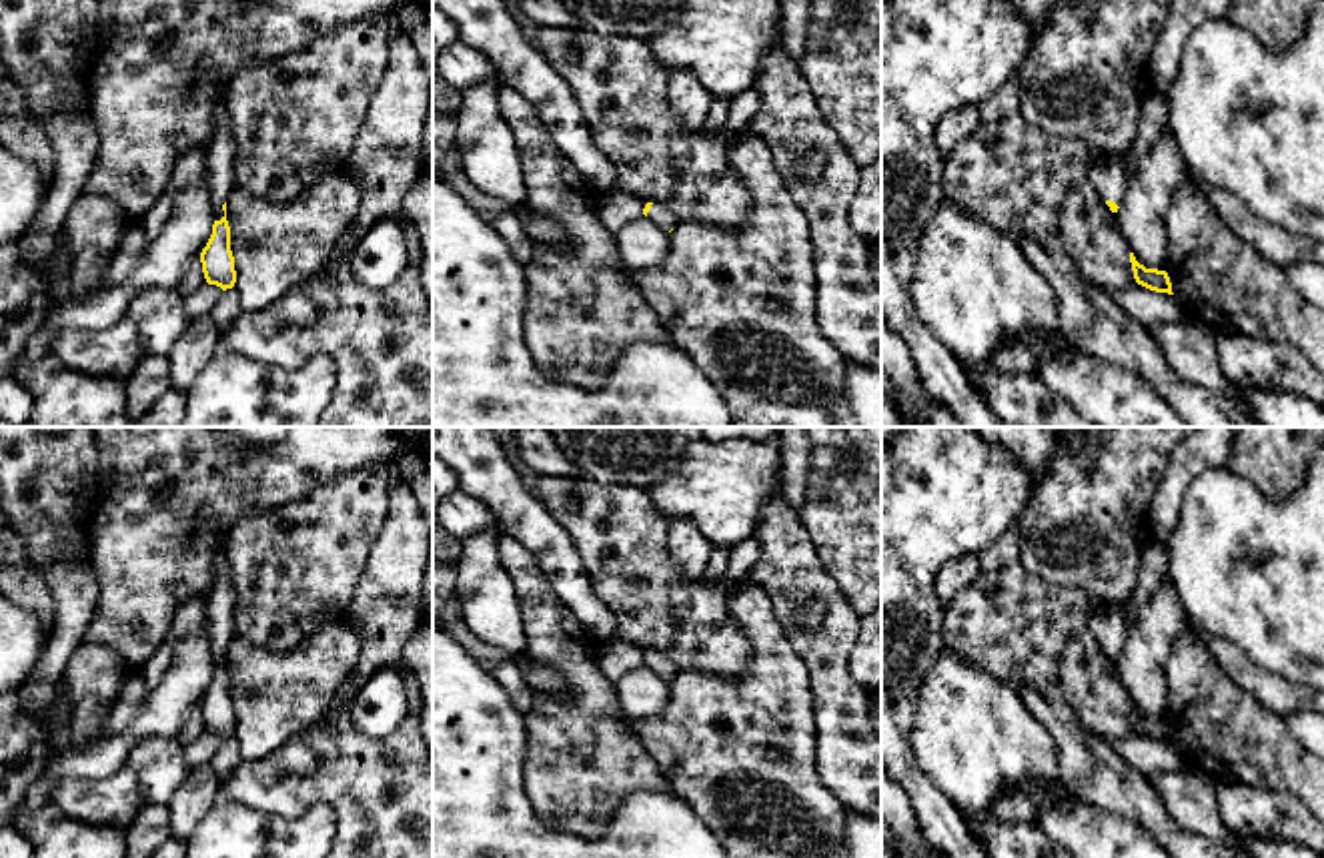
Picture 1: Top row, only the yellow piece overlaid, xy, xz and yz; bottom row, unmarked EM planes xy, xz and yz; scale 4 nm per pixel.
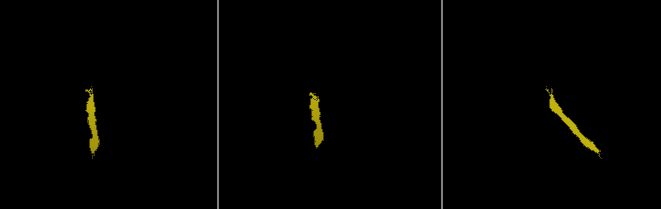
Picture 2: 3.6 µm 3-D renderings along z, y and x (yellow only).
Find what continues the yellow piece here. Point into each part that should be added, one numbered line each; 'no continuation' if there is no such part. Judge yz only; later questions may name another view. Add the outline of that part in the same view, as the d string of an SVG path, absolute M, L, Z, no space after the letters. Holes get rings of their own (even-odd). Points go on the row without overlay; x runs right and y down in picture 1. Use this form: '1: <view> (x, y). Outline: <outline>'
1: yz (1110, 626). Outline: M1126 603L1096 607L1090 627L1104 650L1122 656L1130 631Z

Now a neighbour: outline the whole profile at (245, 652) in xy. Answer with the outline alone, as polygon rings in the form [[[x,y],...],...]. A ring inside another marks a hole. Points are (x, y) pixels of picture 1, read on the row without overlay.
[[[345,619],[326,621],[286,654],[234,635],[226,670],[240,760],[266,758],[324,718],[359,656],[361,641]]]

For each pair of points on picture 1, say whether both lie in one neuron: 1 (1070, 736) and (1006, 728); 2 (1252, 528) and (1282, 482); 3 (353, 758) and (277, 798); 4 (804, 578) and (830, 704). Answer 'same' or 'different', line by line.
1: different
2: different
3: same
4: same

